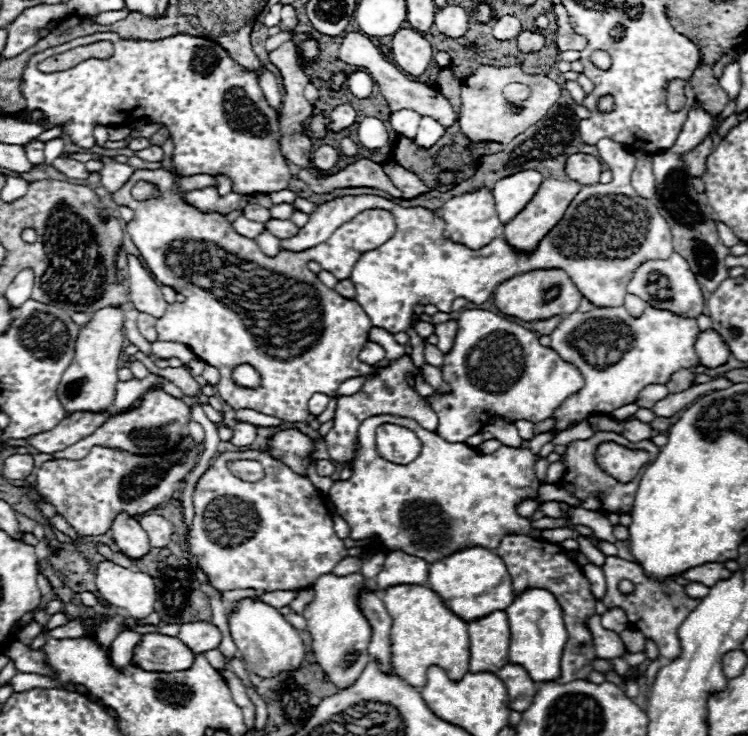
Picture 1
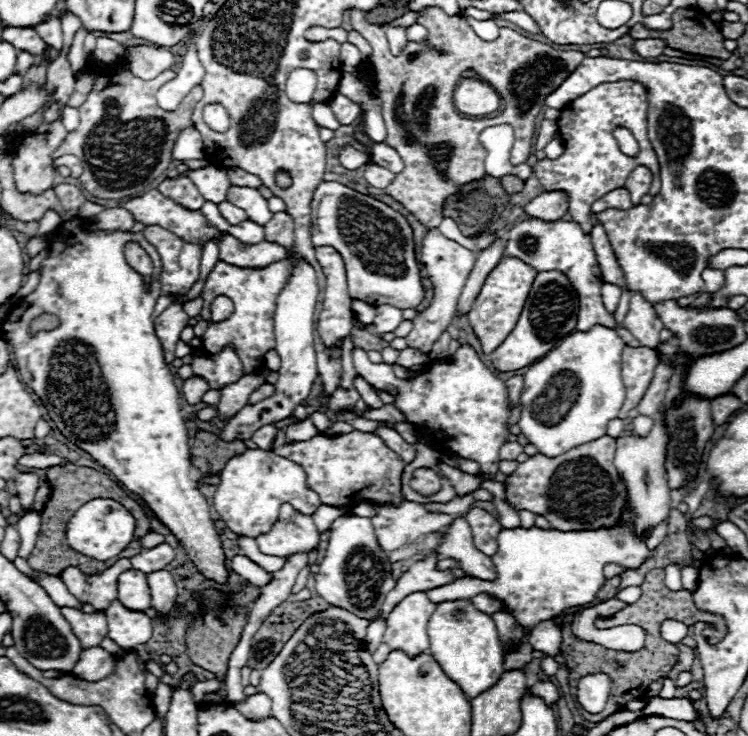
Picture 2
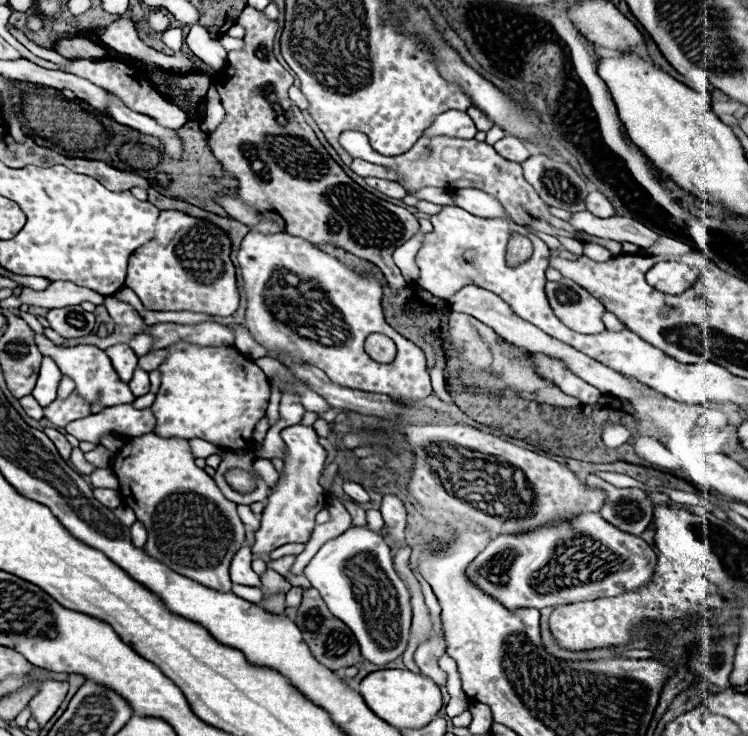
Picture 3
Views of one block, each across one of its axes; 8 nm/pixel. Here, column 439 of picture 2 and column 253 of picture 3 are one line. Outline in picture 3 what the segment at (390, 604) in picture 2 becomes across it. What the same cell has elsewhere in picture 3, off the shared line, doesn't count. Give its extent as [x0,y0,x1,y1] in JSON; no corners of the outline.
[230,546,260,588]

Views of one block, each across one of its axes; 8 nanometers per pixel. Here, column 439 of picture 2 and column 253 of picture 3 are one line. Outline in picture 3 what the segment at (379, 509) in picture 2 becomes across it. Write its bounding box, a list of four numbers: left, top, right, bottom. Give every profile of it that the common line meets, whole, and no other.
[238,504,260,530]

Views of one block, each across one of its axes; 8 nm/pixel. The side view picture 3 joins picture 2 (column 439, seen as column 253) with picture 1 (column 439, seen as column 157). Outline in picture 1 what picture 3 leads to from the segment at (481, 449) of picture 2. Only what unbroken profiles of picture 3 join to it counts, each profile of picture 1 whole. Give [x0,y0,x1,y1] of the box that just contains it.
[426,310,584,442]

